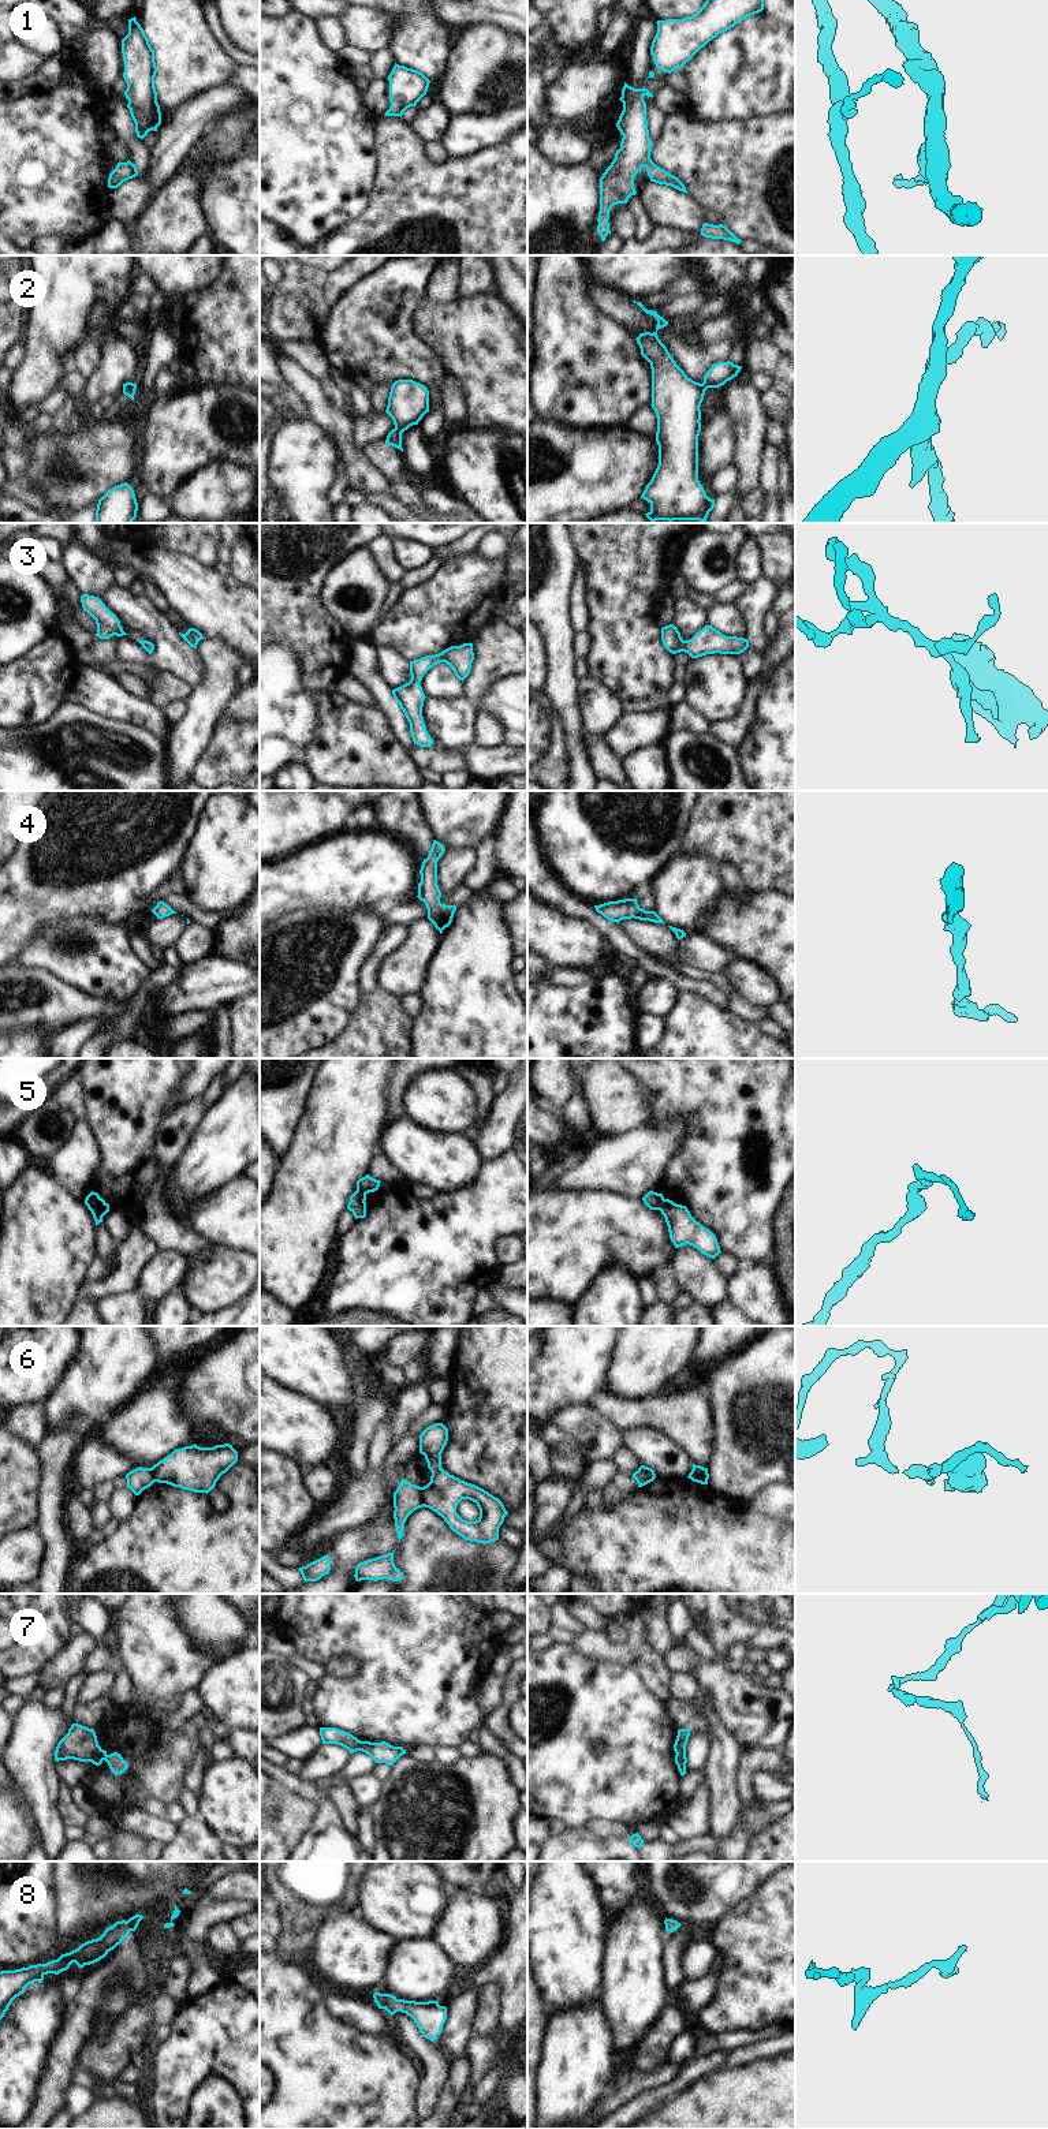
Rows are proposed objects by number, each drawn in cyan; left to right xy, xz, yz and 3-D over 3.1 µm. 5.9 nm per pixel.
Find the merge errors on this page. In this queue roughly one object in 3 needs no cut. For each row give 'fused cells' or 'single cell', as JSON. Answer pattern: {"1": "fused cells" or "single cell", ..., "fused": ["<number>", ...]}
{"1": "single cell", "2": "single cell", "3": "single cell", "4": "single cell", "5": "fused cells", "6": "fused cells", "7": "fused cells", "8": "single cell", "fused": ["5", "6", "7"]}

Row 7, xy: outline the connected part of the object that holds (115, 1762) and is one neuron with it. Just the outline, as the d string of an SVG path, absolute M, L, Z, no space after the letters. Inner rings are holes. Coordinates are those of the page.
M101 1749L92 1760L93 1764L100 1766L102 1762L107 1762L111 1771L118 1775L127 1770L127 1762L120 1756L120 1753L113 1752L111 1755L107 1751Z

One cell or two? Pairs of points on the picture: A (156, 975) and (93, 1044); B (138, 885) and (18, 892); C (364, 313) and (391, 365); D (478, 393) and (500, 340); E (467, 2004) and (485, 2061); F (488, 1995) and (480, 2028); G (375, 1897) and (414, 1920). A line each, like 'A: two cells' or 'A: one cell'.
A: one cell
B: one cell
C: one cell
D: one cell
E: two cells
F: one cell
G: one cell

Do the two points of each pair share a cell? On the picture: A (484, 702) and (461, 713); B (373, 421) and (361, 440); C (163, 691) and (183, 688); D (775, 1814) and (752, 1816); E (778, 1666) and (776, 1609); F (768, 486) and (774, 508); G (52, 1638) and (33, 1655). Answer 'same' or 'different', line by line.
A: different
B: same
C: same
D: same
E: different
F: same
G: same

